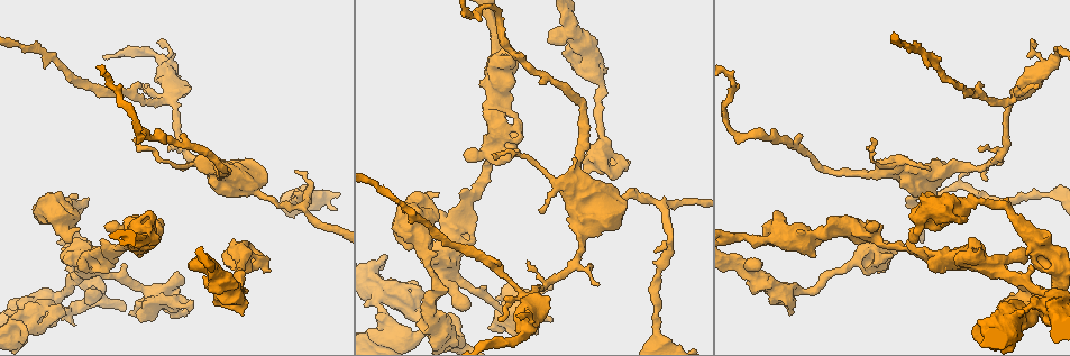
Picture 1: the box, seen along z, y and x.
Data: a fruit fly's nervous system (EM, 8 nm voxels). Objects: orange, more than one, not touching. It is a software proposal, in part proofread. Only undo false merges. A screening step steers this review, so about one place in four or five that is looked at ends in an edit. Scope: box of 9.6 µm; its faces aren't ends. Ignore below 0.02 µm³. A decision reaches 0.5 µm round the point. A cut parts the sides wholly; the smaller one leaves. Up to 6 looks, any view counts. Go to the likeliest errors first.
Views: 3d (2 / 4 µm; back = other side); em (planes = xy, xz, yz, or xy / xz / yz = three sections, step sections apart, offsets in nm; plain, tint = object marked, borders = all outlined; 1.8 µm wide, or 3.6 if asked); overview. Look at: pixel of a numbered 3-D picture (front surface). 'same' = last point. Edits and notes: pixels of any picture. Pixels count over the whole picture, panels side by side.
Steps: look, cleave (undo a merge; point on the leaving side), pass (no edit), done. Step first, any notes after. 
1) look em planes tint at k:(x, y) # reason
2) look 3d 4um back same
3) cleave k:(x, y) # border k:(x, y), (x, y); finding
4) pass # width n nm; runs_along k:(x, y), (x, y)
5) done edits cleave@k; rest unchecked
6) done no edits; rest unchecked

look 3d 2um at 1:(529, 295) # abrupt turn

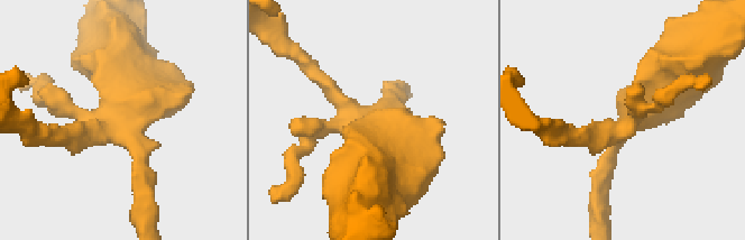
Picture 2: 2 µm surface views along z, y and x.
look em 3.6um yz step 16 tint at 2:(376, 111) # now the EM

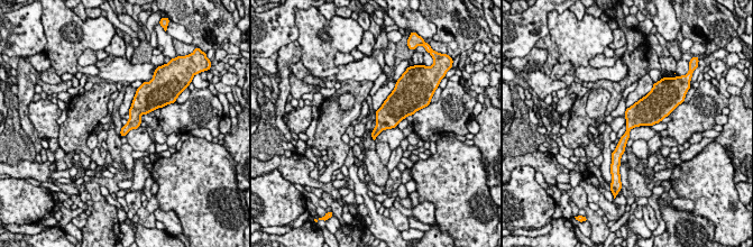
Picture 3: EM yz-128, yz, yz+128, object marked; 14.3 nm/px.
pass # width 130 nm; one neuron here

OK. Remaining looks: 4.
look em 3.6um planes tint at 1:(802, 239) # a narrow waist

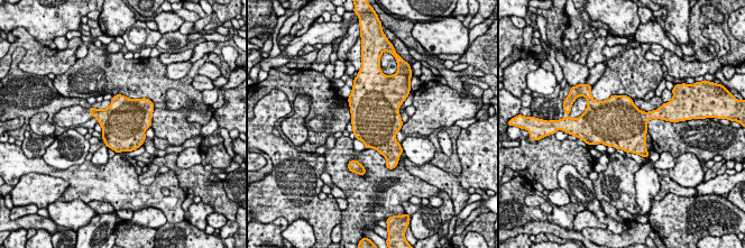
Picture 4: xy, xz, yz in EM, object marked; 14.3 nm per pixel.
pass # one neuron here

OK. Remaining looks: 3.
look em yz step 16 tint at 1:(655, 337) # sharp bend

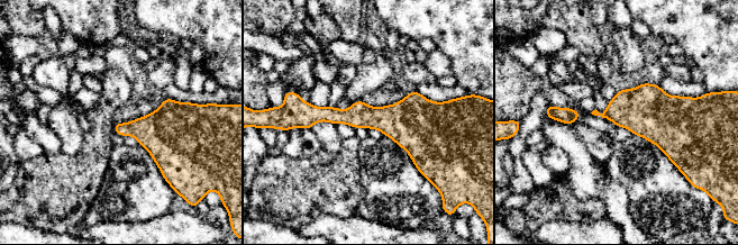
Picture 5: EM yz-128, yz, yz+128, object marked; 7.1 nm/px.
pass # runs_along 5:(301, 114), (436, 125); continuous, no second neuron

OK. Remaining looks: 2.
done no edits; rest unchecked

